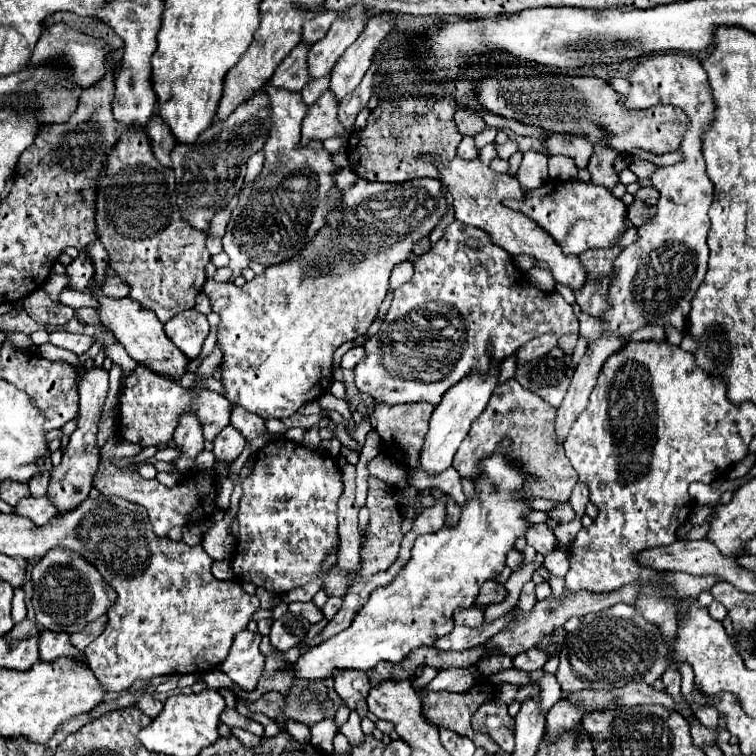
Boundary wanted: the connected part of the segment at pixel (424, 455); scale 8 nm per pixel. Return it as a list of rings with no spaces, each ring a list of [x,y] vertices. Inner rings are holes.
[[[495,363],[495,365],[491,365],[489,375],[483,377],[479,373],[471,373],[471,377],[467,375],[463,381],[459,381],[459,385],[451,387],[449,393],[443,395],[443,401],[435,407],[435,411],[431,415],[429,431],[425,435],[425,443],[423,443],[423,449],[419,455],[419,465],[423,467],[425,473],[439,475],[447,467],[451,467],[453,455],[459,449],[465,435],[469,433],[471,423],[483,413],[489,397],[493,395],[493,389],[497,387],[497,377],[499,377],[499,365]]]

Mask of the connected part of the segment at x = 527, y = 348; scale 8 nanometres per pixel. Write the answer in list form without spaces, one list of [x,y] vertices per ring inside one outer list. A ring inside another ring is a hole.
[[[543,335],[543,337],[537,337],[533,341],[529,341],[527,345],[523,345],[519,351],[517,351],[517,365],[523,365],[527,361],[535,361],[543,355],[547,355],[553,347],[557,345],[557,337],[555,335]]]

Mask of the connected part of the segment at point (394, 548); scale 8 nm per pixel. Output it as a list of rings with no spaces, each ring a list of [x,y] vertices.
[[[367,477],[367,483],[369,483],[369,495],[367,495],[367,509],[369,509],[369,525],[365,529],[365,535],[363,535],[363,541],[361,541],[361,569],[359,569],[359,575],[361,577],[373,577],[375,573],[381,573],[381,571],[387,571],[395,559],[397,559],[397,553],[399,553],[399,543],[401,543],[401,513],[399,513],[399,507],[397,503],[393,501],[393,489],[389,485],[385,485],[383,481],[375,479],[375,477]]]

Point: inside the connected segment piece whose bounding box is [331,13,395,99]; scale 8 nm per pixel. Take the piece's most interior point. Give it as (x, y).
(347, 74)

